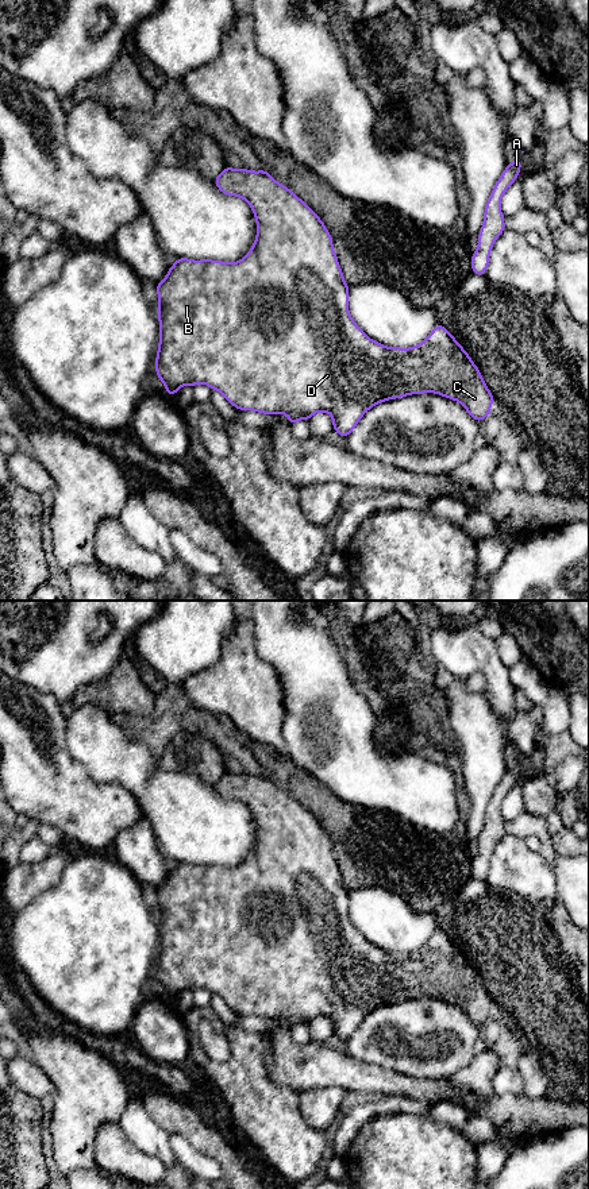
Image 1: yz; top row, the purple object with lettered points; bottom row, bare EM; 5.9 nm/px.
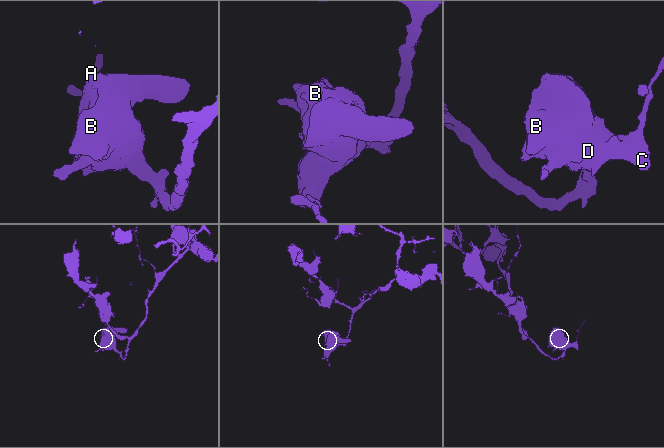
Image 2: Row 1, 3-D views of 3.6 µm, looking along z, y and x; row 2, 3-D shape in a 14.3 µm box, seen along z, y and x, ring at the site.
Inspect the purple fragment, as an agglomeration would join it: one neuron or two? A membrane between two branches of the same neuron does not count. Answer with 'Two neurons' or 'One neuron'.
One neuron

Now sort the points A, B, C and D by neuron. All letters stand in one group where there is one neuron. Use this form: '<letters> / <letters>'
A B C D

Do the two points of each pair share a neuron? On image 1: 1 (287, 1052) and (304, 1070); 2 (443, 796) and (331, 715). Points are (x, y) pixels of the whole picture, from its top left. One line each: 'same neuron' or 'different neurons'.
1: same neuron
2: same neuron

